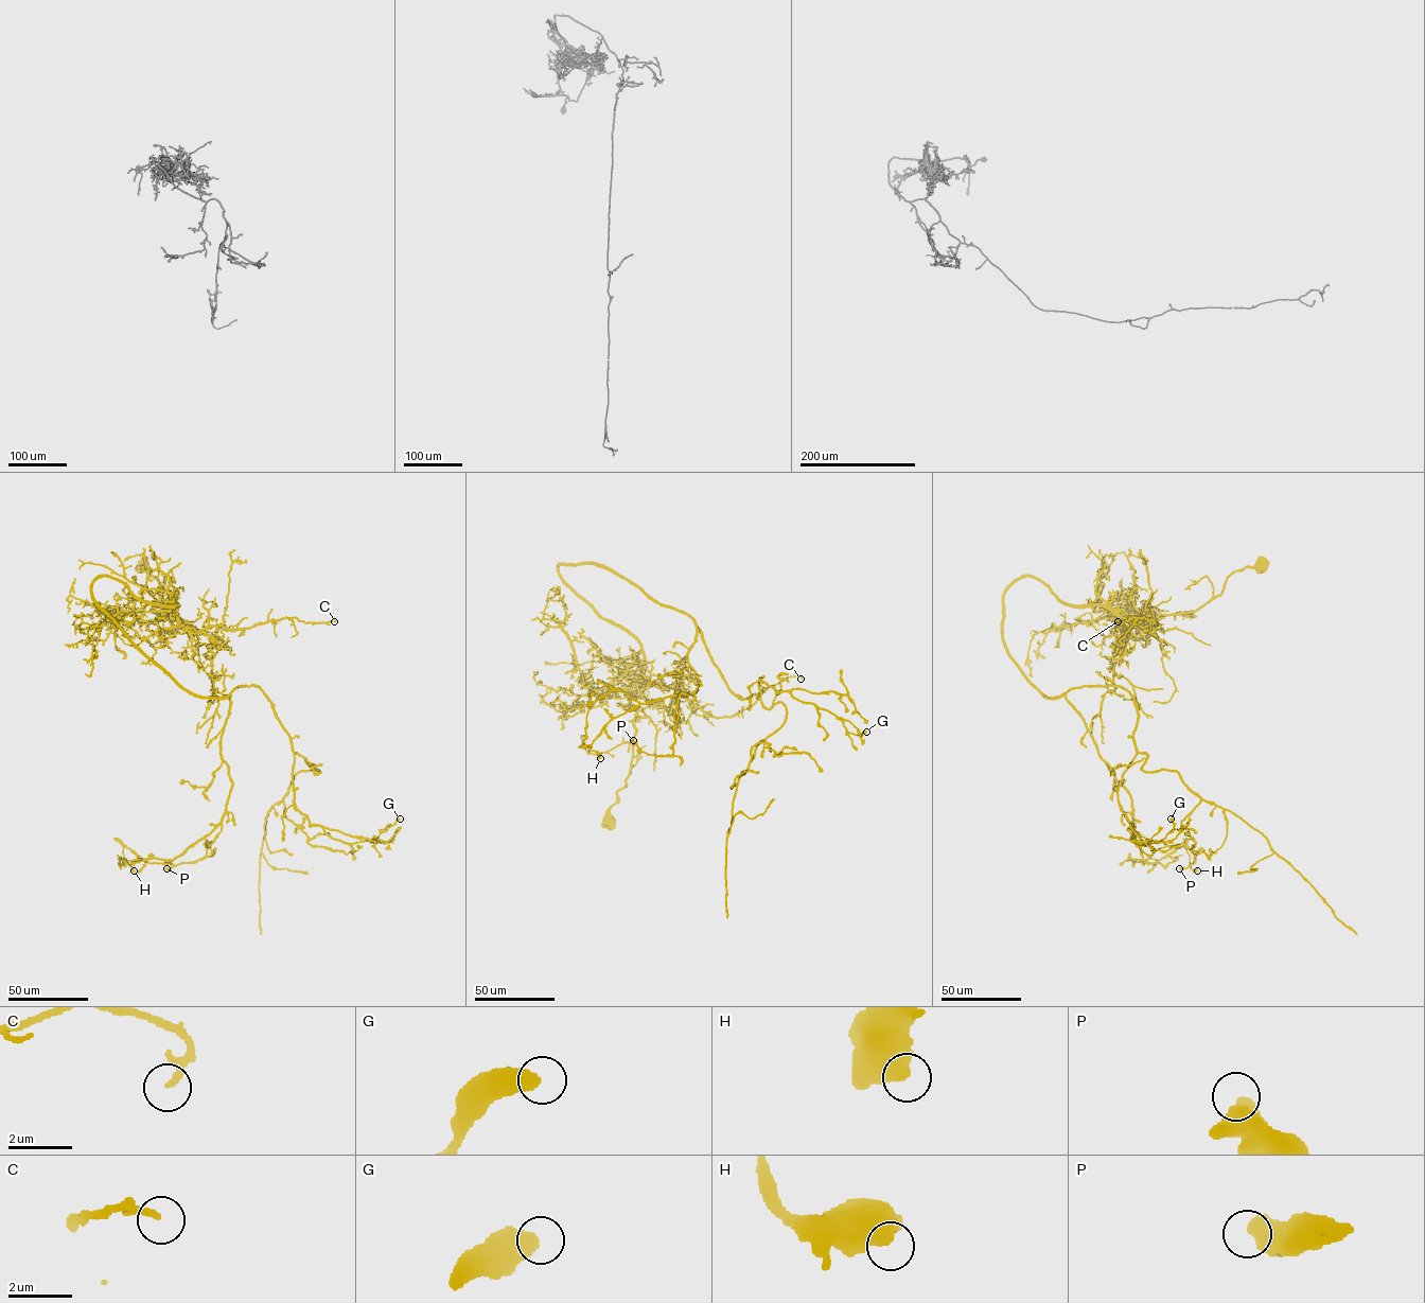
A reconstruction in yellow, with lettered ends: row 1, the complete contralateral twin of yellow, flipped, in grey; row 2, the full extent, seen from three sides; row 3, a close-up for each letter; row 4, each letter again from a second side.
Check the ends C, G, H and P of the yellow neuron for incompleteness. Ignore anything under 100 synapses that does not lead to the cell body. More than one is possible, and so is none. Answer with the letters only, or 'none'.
none

